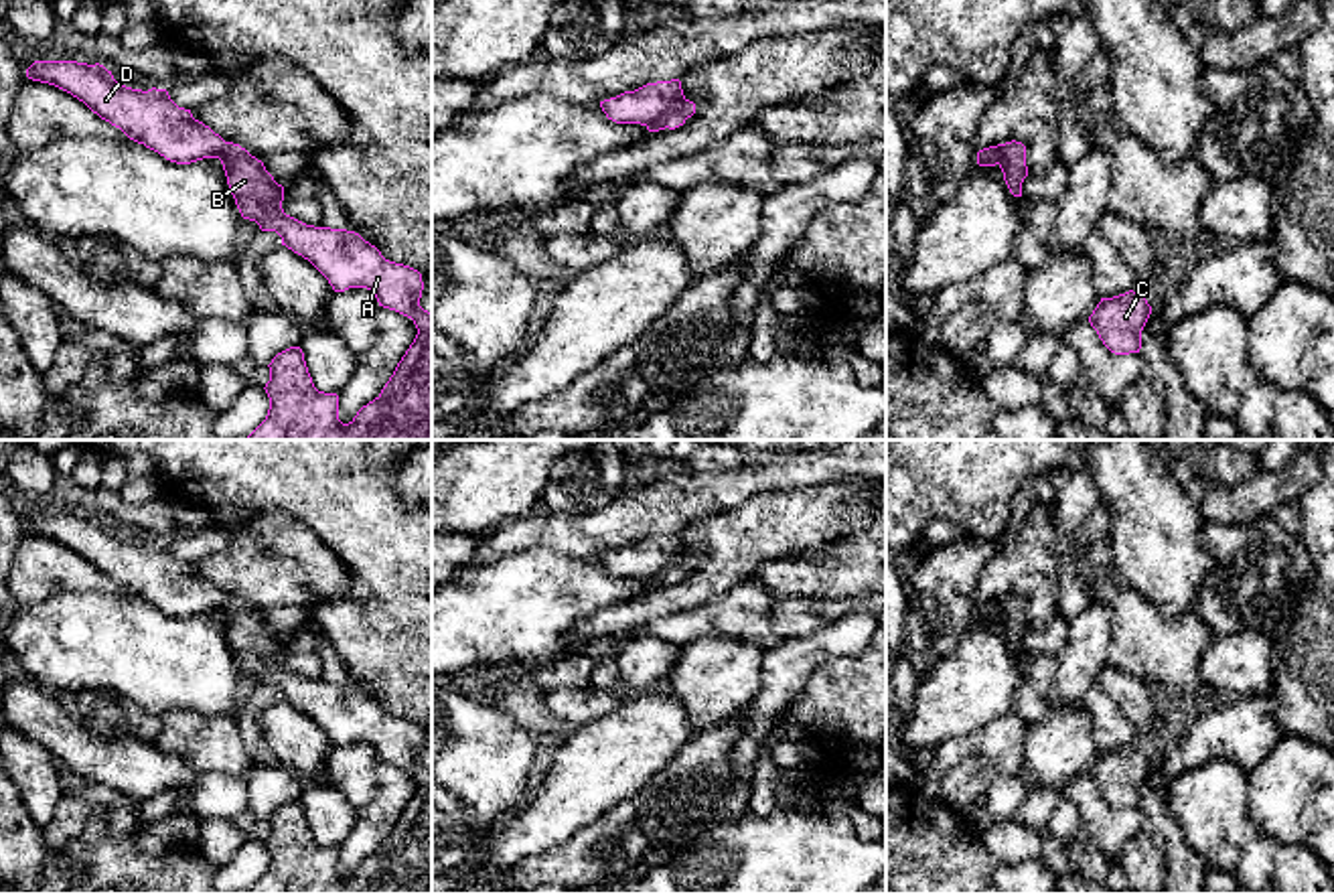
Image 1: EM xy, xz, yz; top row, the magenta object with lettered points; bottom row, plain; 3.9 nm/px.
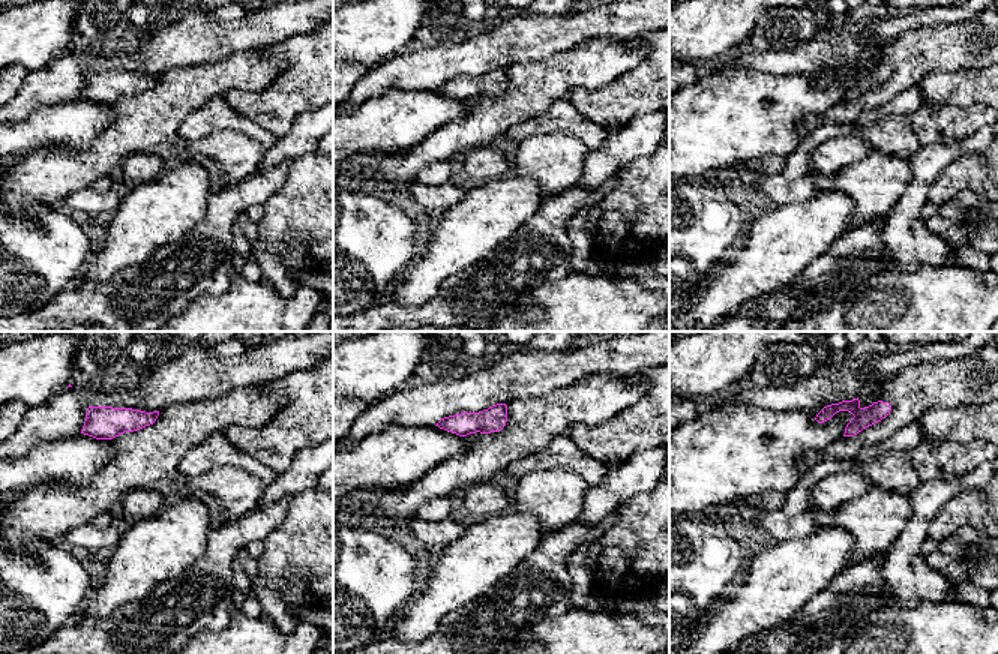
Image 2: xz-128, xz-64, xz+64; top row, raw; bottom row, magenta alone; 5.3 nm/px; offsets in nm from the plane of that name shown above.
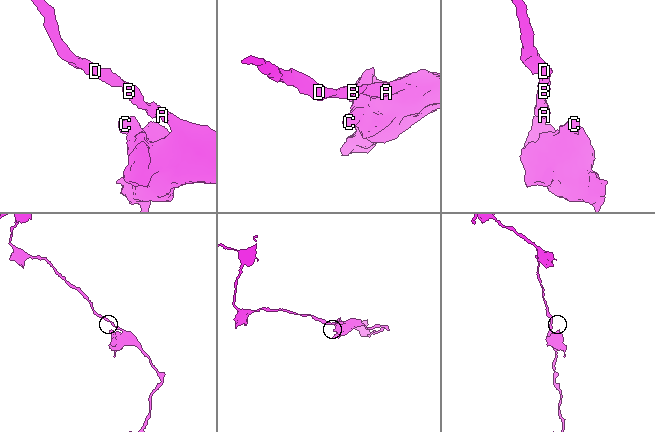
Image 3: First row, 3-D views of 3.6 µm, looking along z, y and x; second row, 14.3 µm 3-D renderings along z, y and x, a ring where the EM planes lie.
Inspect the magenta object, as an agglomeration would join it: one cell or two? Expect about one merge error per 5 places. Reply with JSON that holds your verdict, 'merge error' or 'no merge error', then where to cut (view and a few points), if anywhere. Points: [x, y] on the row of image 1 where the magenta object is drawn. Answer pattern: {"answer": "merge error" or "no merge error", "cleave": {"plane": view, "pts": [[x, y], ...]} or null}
{"answer": "no merge error", "cleave": null}

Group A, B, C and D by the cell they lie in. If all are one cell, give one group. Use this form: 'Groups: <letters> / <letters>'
Groups: A B C D

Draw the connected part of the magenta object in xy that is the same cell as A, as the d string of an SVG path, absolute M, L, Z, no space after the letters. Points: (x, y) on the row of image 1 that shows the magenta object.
M34 61L26 69L26 77L71 93L130 140L170 162L191 164L203 158L219 158L243 219L255 221L262 231L276 231L282 245L308 259L335 292L367 288L379 306L414 320L418 334L393 375L349 424L339 420L339 395L314 387L302 349L290 347L278 353L268 365L270 381L264 387L270 397L268 416L245 440L432 440L432 312L420 306L424 282L418 270L385 259L375 245L355 231L314 227L286 215L282 209L284 187L274 180L264 162L195 120L191 109L178 107L166 89L132 89L118 83L103 65L77 61Z

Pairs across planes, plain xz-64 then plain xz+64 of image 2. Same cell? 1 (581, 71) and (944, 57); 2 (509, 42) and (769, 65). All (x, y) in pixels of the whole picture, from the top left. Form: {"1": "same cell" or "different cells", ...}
{"1": "same cell", "2": "same cell"}

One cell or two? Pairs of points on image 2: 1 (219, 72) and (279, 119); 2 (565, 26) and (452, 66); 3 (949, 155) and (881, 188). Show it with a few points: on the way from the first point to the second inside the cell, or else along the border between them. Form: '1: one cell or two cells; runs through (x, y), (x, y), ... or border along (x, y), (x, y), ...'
1: two cells; border along (276, 77), (258, 90), (228, 90), (222, 95)
2: one cell; runs through (536, 36), (518, 38), (480, 54)
3: two cells; border along (908, 159), (910, 180), (893, 206)

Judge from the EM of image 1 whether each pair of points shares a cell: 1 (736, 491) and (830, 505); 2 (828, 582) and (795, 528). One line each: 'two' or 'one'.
1: two
2: two

